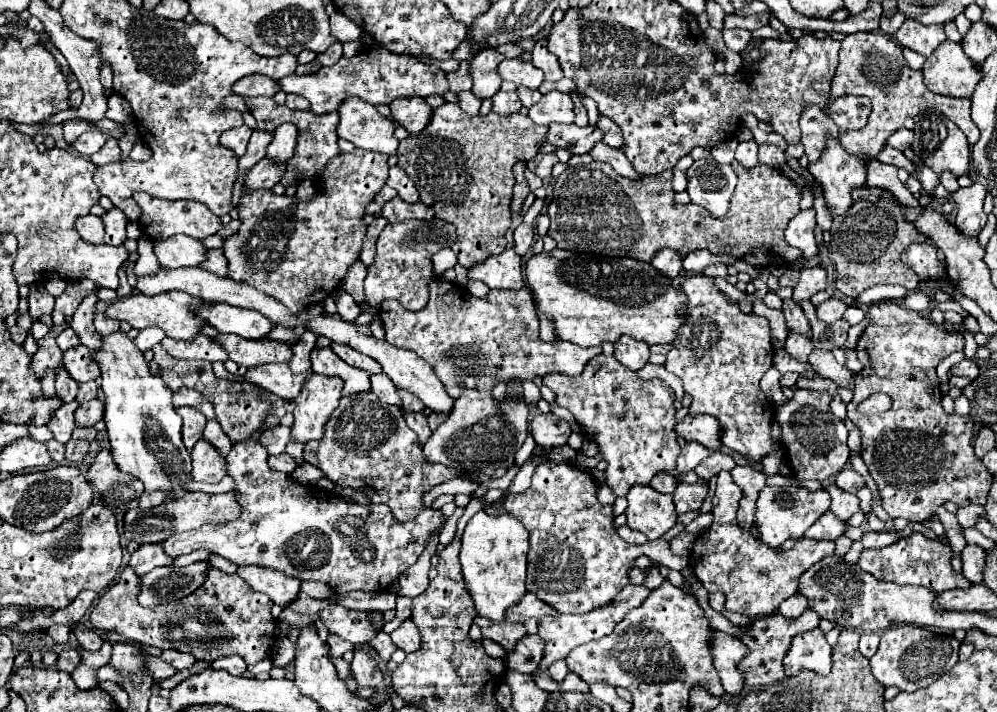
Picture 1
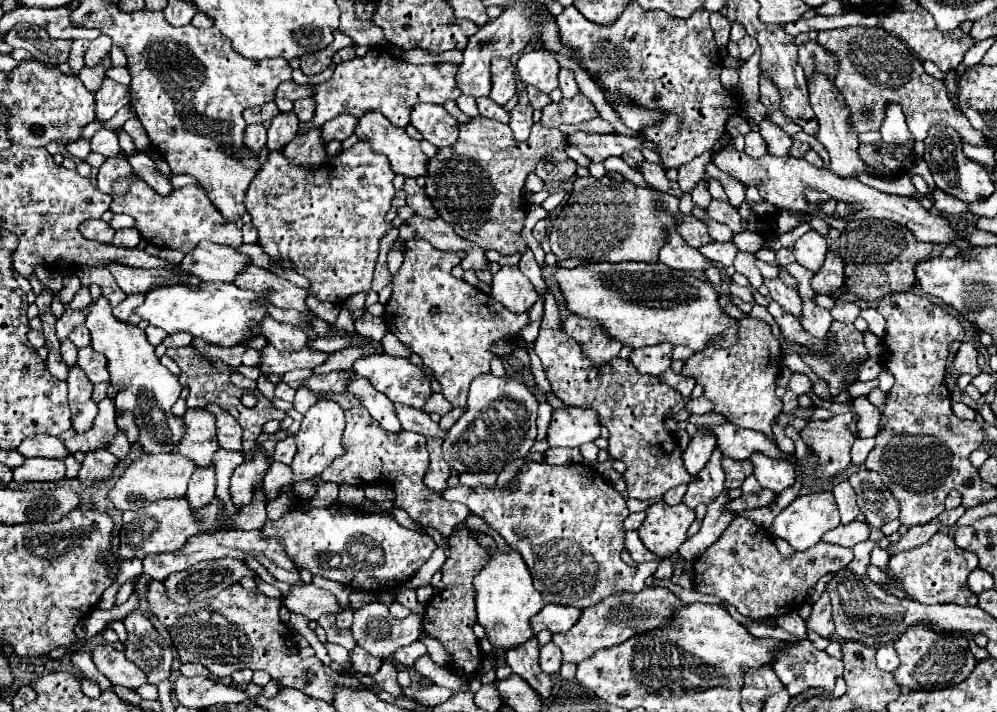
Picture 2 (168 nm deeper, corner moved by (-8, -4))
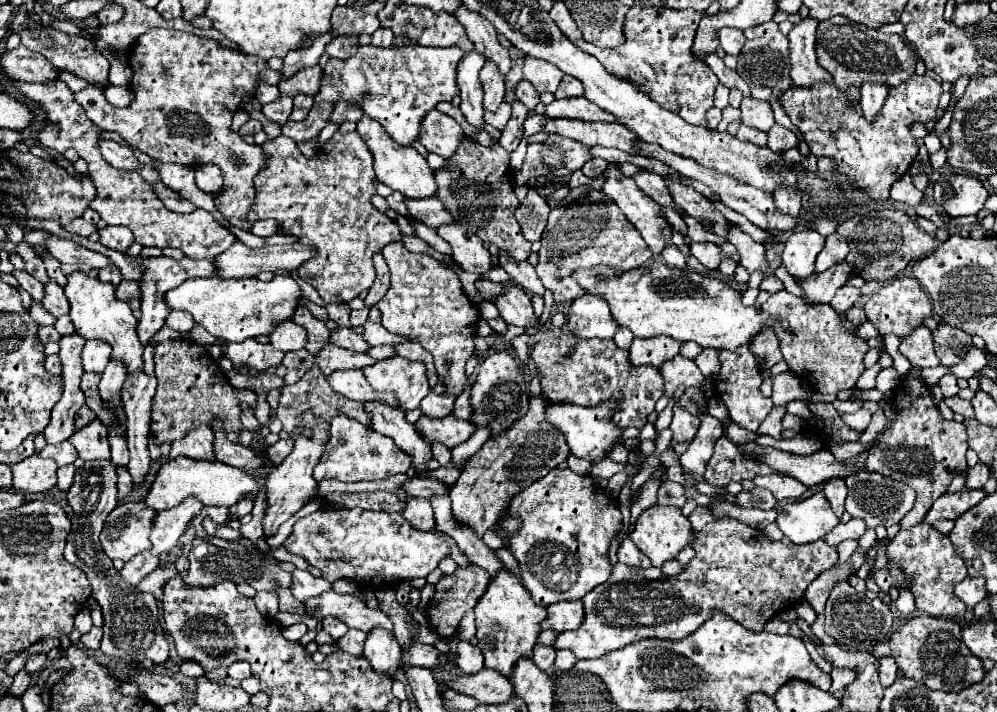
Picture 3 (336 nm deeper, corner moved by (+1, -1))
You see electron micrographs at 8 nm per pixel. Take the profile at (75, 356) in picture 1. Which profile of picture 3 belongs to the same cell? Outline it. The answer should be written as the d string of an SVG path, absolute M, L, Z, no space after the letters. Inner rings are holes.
M86 341L84 349L82 349L82 363L84 363L84 371L94 371L94 373L102 373L104 367L108 365L108 355L110 355L110 347L108 343L100 343L100 341Z

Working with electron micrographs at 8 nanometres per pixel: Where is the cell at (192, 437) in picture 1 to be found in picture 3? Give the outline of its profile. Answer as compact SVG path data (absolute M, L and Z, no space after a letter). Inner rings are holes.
M200 423L198 427L190 429L182 439L172 443L170 457L174 459L176 455L184 455L190 459L202 459L202 461L212 461L214 459L214 449L212 449L212 429L206 423Z

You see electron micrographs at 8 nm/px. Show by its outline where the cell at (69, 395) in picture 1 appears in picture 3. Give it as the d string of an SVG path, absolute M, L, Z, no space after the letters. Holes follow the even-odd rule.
M32 301L32 309L29 310L29 315L38 323L40 326L52 326L54 325L54 317L36 301Z

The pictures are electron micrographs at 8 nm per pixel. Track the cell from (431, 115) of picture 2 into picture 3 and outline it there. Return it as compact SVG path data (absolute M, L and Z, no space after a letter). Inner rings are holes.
M438 109L428 111L420 123L420 143L428 151L434 151L444 159L448 159L456 151L464 137L466 135L462 127Z

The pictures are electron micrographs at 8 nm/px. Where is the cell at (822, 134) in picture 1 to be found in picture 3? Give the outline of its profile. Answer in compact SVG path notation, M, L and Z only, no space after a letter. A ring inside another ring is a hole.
M768 21L764 27L748 27L744 31L746 45L738 55L738 75L748 83L752 97L770 101L776 99L780 103L780 95L792 87L790 79L790 51L788 51L788 37L784 37L778 29L778 23Z

